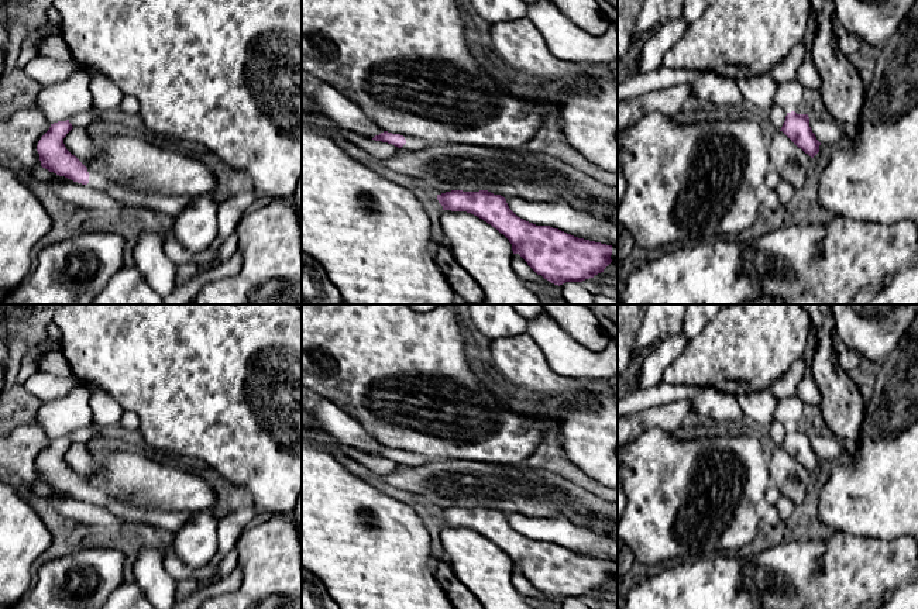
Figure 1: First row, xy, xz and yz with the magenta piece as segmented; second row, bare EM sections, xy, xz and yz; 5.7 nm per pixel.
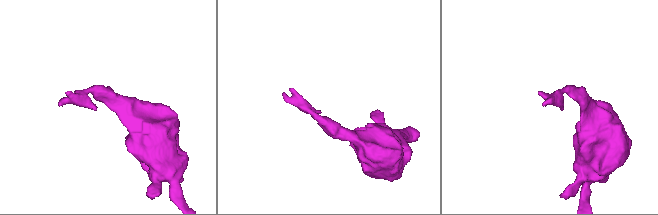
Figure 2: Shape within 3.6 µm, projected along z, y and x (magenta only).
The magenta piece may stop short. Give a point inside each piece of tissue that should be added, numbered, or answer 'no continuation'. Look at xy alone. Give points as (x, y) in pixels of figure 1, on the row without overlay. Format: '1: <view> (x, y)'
1: xy (169, 522)

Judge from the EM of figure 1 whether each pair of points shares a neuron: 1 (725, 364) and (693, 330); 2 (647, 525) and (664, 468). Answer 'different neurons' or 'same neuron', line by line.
1: different neurons
2: same neuron

